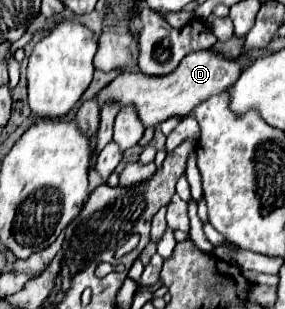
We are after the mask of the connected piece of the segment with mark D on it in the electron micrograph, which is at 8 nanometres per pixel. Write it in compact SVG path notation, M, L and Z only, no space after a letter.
M212 48L210 50L198 50L198 52L192 52L188 54L180 66L168 74L168 76L160 76L160 78L152 78L152 76L146 76L146 74L140 74L140 72L128 72L124 70L114 82L110 82L96 98L102 102L120 102L120 106L128 106L128 104L134 104L136 110L138 110L138 116L142 120L142 124L148 128L148 126L156 126L172 116L190 116L190 112L200 104L204 102L206 98L210 98L212 94L218 94L218 92L226 92L230 86L234 86L234 82L238 80L240 72L244 70L244 66L248 64L250 60L234 60L234 58L228 58L220 52L214 52Z

